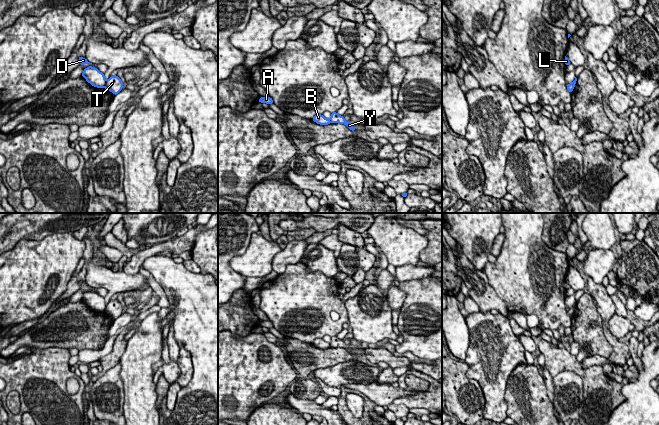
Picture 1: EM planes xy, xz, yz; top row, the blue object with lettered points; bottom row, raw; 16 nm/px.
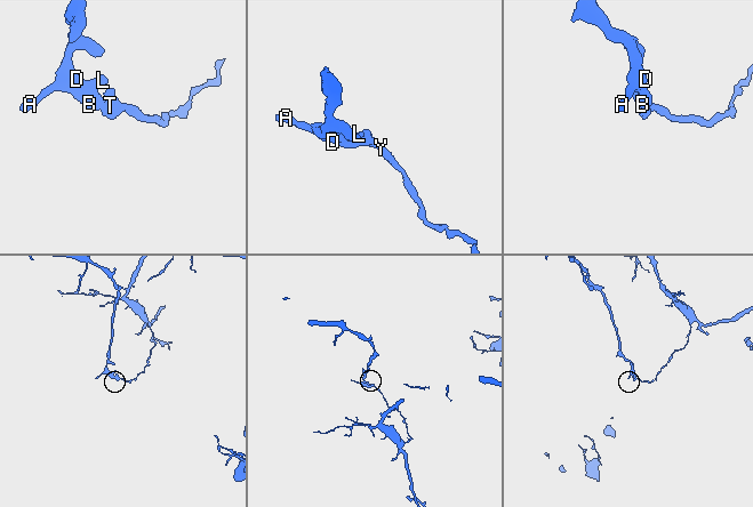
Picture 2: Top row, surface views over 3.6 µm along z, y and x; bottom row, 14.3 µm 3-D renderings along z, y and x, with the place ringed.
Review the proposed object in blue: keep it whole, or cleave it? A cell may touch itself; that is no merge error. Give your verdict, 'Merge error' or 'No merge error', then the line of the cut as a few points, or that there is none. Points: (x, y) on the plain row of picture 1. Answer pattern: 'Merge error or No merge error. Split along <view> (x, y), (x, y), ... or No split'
Merge error. Split along xy (106, 305), (103, 310)

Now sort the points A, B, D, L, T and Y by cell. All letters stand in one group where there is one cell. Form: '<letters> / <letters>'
A B D L / T Y

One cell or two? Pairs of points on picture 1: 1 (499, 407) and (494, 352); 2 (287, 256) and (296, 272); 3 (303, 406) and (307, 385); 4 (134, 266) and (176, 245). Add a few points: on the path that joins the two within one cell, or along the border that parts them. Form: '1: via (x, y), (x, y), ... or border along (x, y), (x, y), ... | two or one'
1: via (494, 393), (494, 366) | one
2: border along (299, 261), (289, 264), (278, 275) | two
3: border along (290, 392), (296, 397), (313, 401) | two
4: via (143, 255), (165, 246) | one

